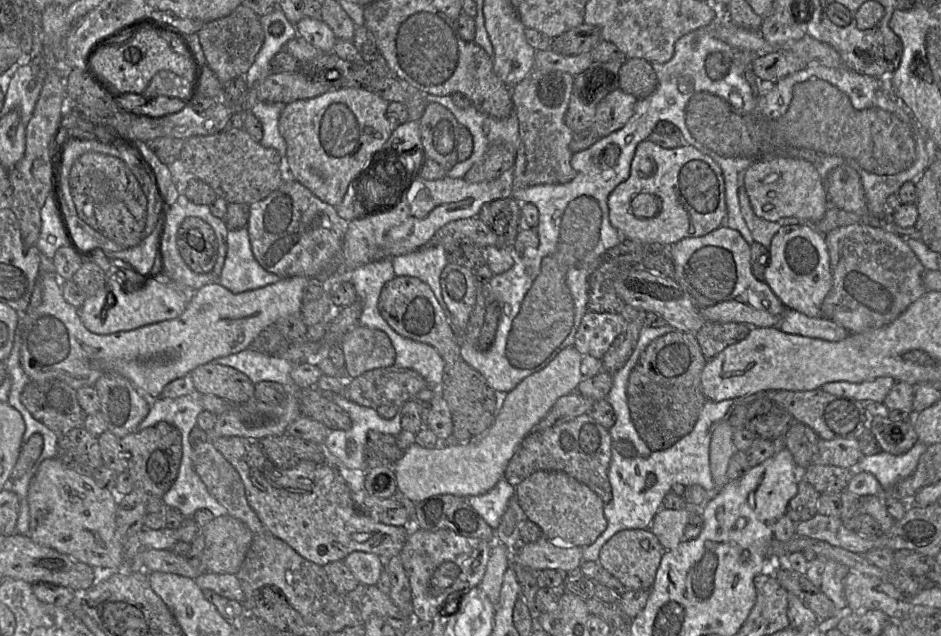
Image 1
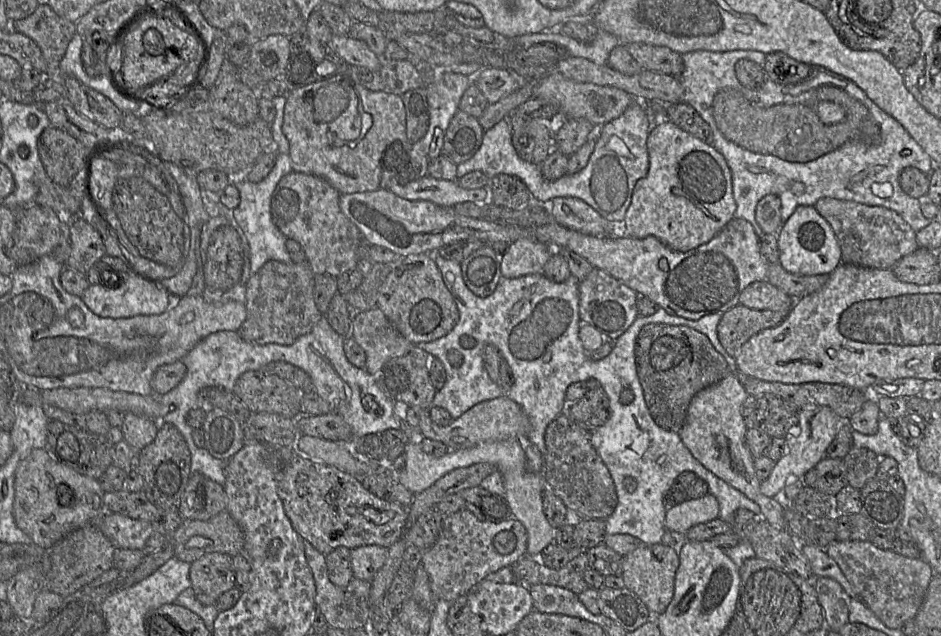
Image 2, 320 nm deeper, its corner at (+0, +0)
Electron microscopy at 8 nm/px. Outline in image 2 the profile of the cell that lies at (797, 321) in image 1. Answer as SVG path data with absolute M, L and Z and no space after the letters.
M768 281L748 285L741 293L739 303L755 310L790 311L796 299L785 294Z

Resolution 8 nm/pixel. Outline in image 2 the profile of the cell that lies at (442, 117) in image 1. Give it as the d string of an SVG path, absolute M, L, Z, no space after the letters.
M459 109L446 129L441 154L456 165L465 162L478 151L483 135L478 119Z

